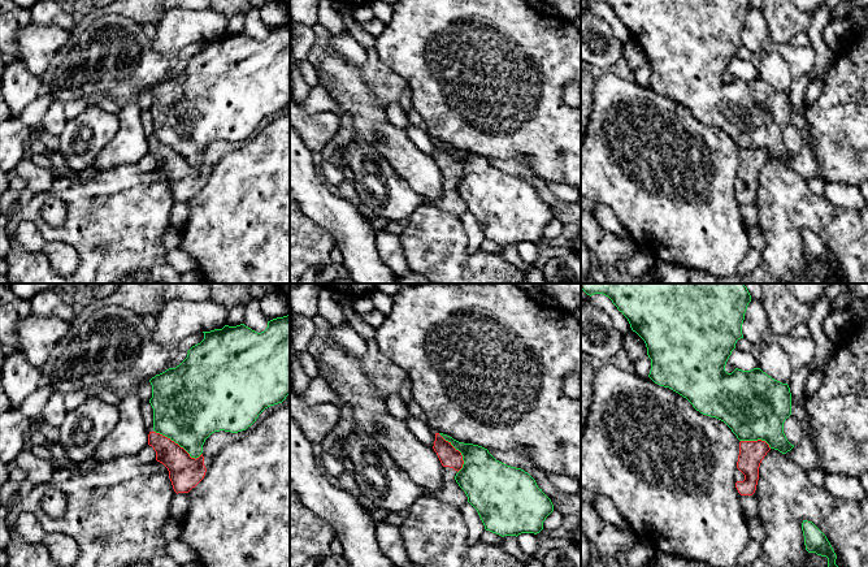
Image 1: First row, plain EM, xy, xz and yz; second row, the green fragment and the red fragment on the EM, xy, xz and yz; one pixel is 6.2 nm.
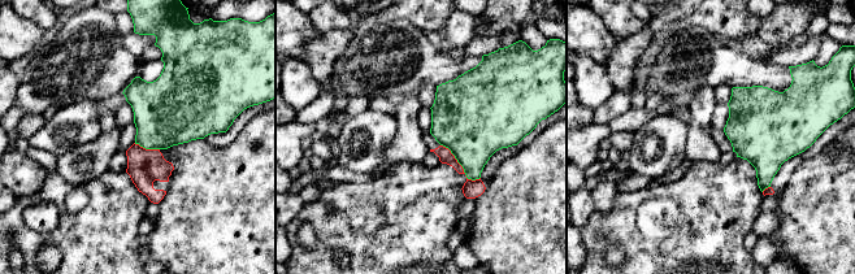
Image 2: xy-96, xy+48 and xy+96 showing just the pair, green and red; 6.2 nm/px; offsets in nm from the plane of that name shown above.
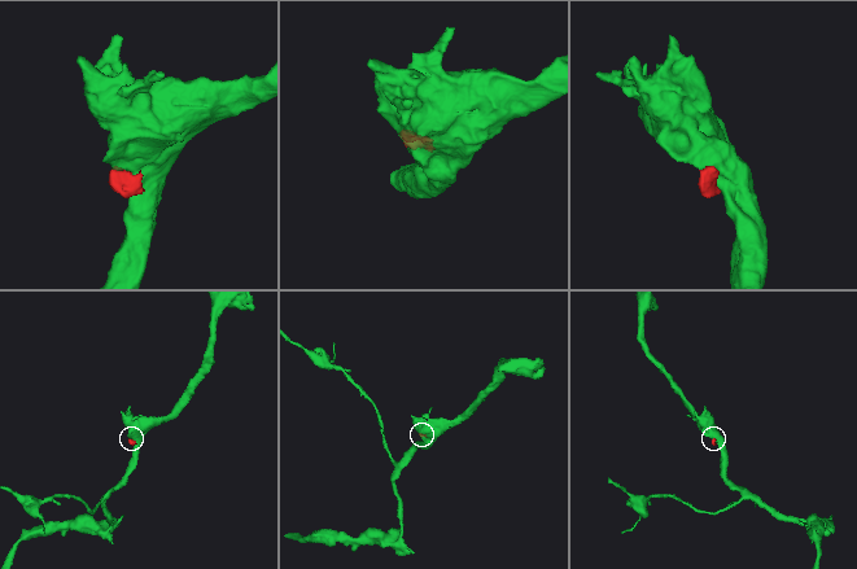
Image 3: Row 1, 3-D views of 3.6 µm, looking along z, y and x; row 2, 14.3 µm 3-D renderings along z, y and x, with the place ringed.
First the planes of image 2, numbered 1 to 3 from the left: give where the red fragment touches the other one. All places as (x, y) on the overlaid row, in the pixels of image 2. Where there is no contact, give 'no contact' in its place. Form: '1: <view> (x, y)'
1: xy-96 (147, 148)
2: xy+48 (461, 165)
3: xy+96 (765, 187)

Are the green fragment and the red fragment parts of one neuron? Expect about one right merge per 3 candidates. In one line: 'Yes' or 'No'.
No

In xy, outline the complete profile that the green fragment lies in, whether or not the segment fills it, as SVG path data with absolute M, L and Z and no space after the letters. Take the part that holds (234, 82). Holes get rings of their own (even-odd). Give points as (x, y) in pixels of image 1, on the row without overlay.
M290 23L268 30L268 36L261 42L244 33L203 42L204 48L187 60L179 74L149 88L153 139L178 152L195 168L201 164L203 153L212 142L246 139L265 117L282 112L290 103Z

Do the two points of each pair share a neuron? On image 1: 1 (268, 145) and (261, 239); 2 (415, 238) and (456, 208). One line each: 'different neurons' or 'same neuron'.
1: same neuron
2: different neurons

